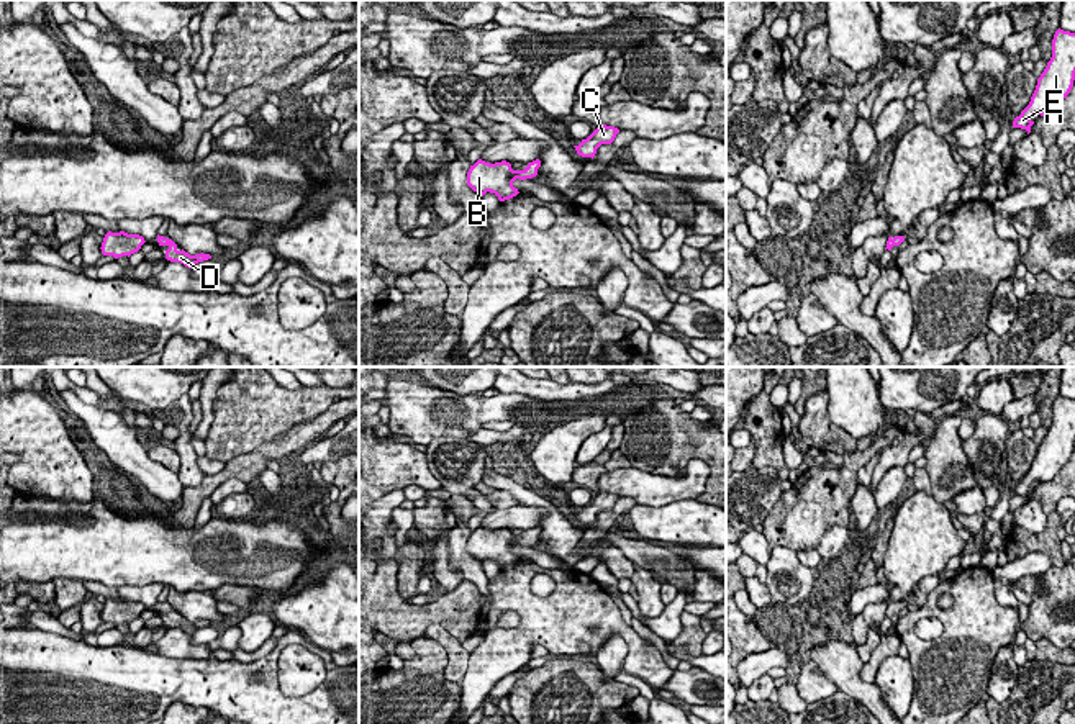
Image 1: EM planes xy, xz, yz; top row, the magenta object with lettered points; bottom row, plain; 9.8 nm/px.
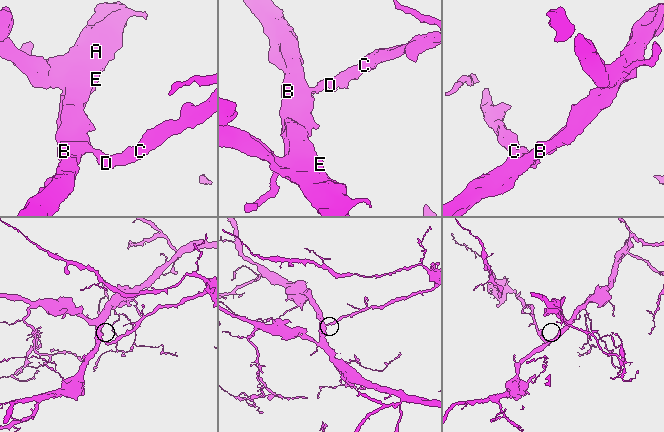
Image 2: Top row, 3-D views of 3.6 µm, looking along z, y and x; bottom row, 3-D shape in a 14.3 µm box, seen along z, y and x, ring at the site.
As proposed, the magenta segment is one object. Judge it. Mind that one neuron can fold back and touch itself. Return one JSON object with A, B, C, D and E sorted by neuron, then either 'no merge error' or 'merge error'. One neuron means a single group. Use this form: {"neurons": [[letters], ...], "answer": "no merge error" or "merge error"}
{"neurons": [["A", "B", "C", "D", "E"]], "answer": "no merge error"}

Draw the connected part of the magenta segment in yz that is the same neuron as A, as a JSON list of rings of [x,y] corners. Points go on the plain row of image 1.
[[[1057,396],[1052,406],[1052,424],[1037,446],[1029,472],[1014,485],[1013,495],[1031,500],[1032,482],[1050,482],[1070,460],[1075,447],[1075,400]]]

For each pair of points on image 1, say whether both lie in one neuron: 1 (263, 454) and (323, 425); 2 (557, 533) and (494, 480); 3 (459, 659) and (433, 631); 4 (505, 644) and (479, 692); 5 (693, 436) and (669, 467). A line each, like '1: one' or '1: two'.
1: one
2: one
3: one
4: one
5: one

